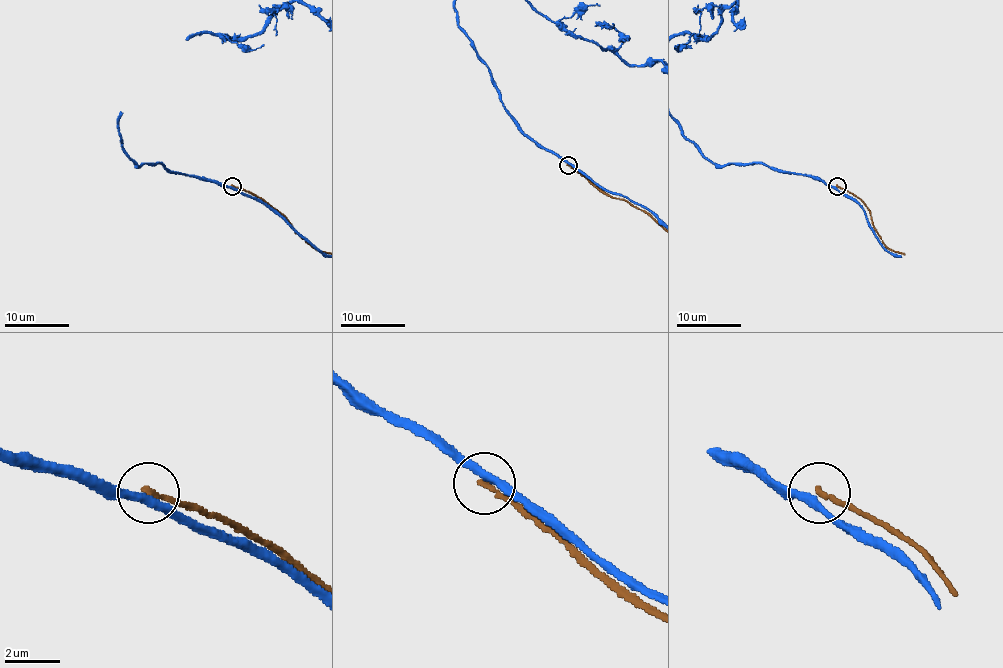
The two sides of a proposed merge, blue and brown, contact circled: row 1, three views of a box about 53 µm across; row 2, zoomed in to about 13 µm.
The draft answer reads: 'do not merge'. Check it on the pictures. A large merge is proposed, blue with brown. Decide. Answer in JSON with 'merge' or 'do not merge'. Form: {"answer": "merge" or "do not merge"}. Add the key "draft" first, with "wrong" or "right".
{"draft": "right", "answer": "do not merge"}

